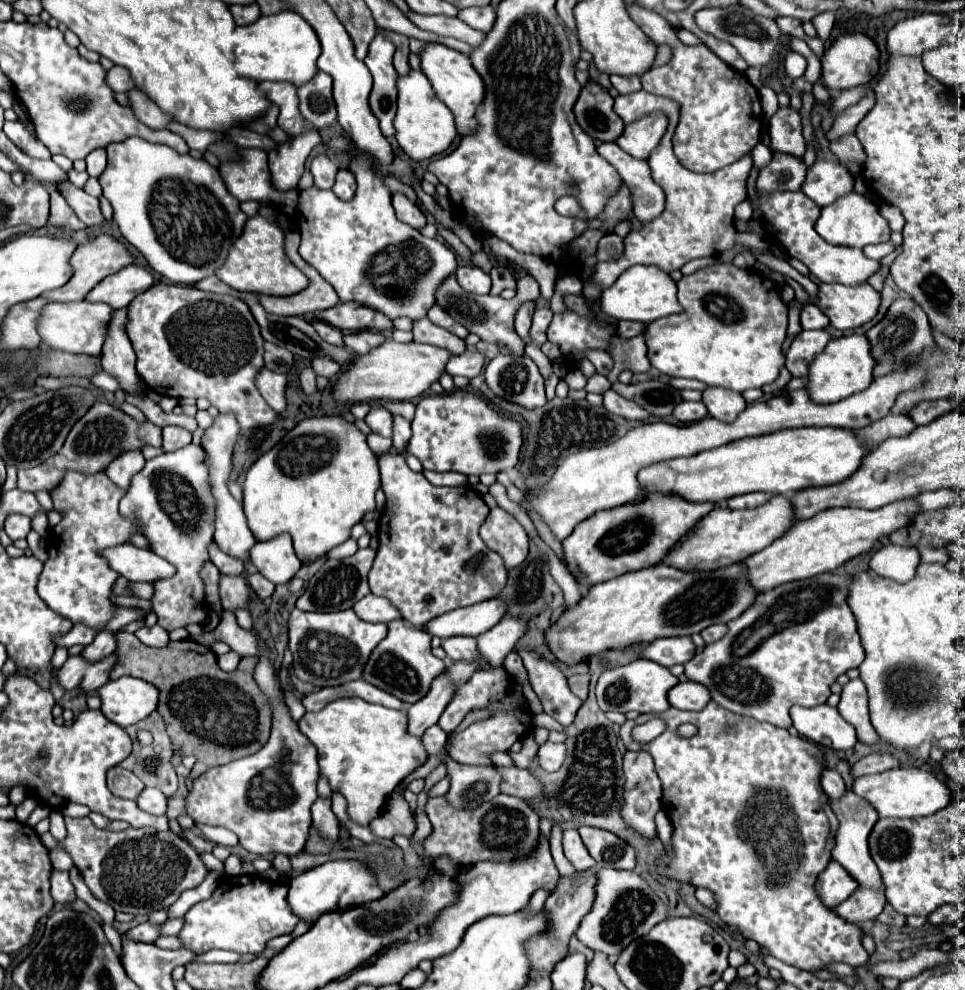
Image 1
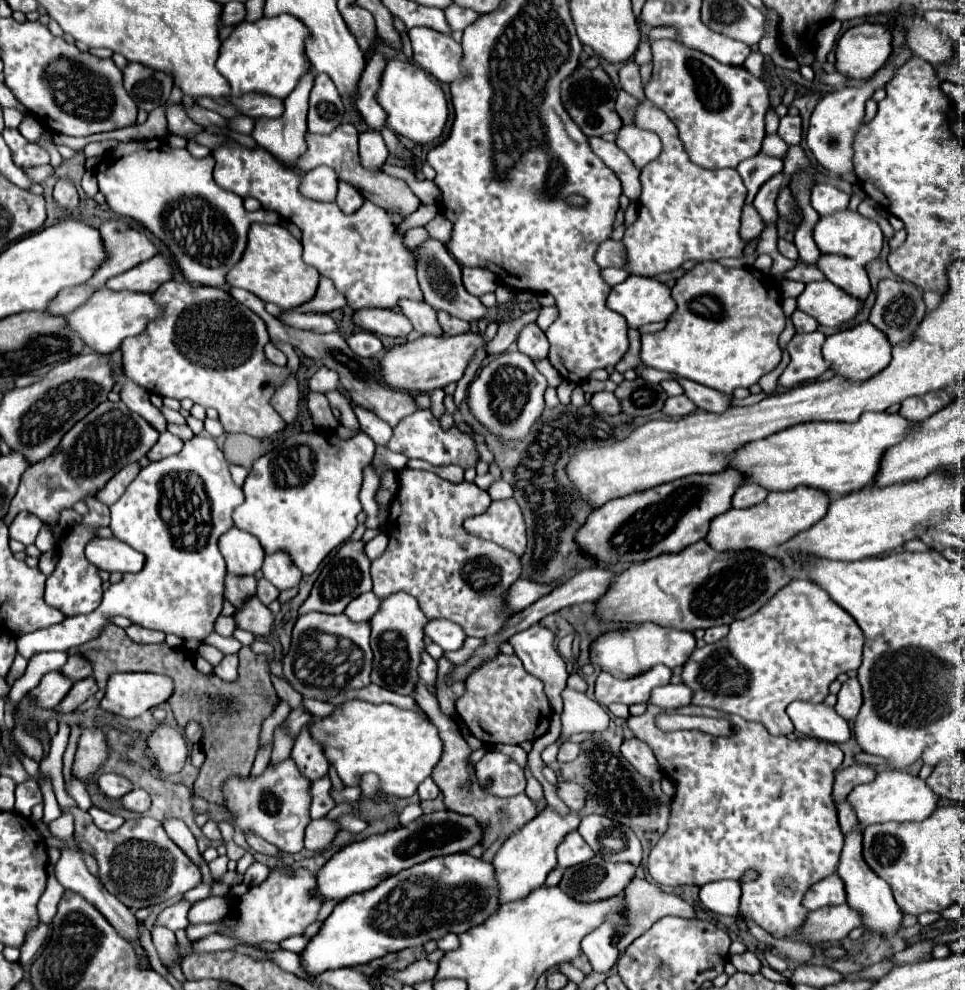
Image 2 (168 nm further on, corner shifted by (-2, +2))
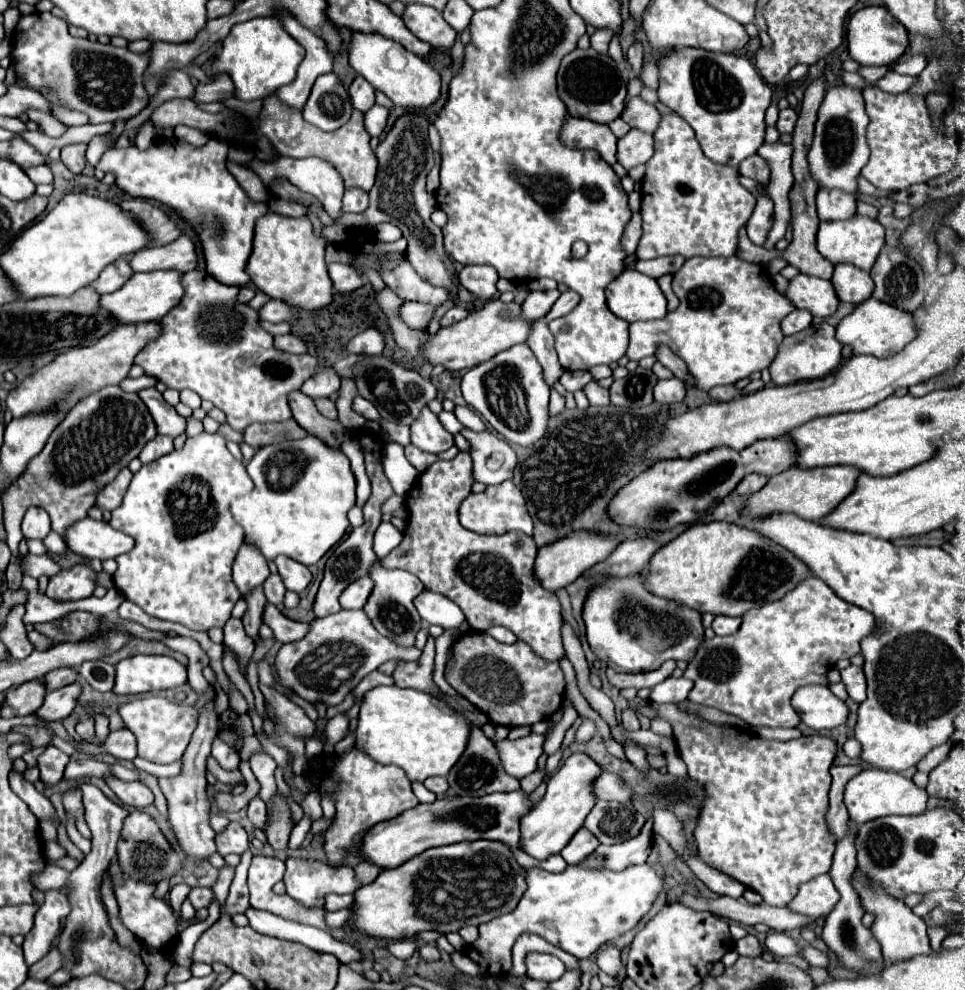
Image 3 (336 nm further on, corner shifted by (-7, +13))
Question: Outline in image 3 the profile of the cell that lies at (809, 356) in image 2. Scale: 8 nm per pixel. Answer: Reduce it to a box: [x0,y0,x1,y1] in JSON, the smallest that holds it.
[770,323,842,385]

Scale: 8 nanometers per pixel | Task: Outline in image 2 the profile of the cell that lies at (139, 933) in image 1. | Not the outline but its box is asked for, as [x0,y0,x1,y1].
[155,900,191,932]

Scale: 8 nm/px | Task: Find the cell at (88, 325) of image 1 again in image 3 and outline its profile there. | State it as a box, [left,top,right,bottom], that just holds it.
[100,269,184,325]

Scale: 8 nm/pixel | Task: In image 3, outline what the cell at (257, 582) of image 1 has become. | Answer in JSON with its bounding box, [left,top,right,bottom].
[264,575,286,605]

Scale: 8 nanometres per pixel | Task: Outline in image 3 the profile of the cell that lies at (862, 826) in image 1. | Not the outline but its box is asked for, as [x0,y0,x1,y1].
[852,877,934,965]

